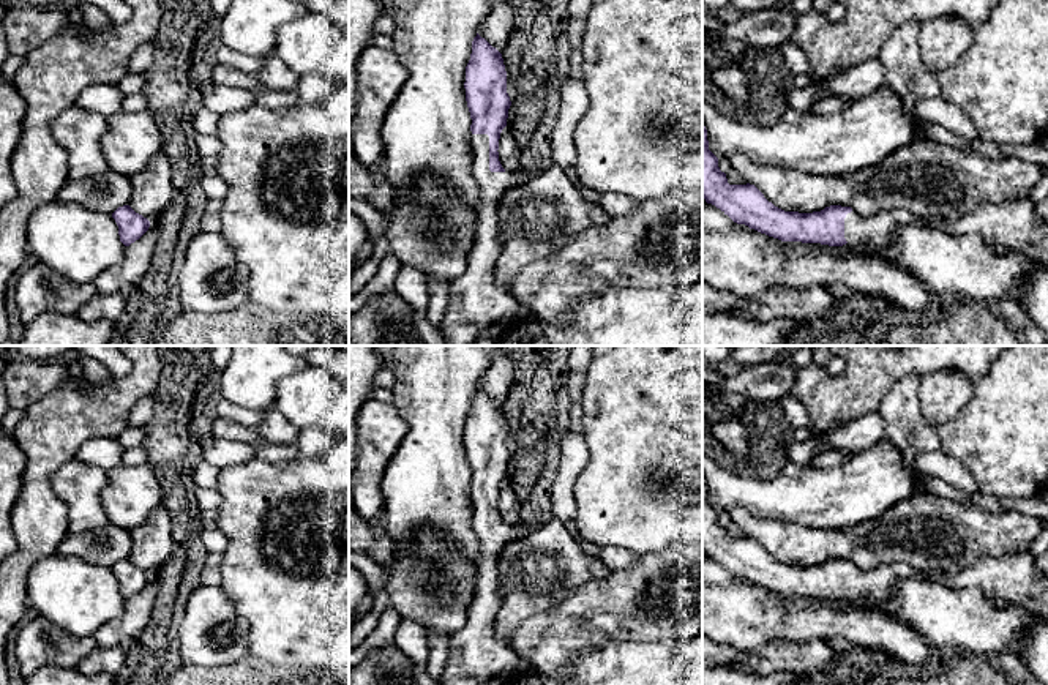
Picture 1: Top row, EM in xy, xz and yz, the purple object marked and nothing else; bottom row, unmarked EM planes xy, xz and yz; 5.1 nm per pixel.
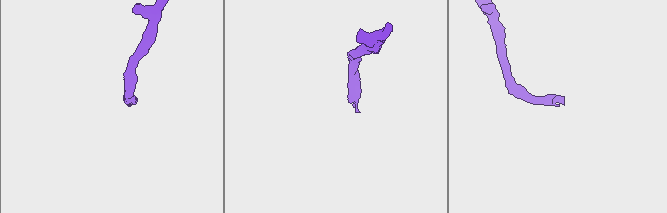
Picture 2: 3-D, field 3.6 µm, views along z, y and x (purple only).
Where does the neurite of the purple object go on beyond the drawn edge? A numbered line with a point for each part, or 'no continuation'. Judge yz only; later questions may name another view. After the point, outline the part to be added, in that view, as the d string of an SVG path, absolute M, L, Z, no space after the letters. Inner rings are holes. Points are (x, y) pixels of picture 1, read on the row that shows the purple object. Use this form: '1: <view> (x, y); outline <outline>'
1: yz (879, 229); outline M854 210L844 218L844 238L848 245L873 245L887 246L893 240L895 229L914 223L914 216L908 213L884 211L865 218Z

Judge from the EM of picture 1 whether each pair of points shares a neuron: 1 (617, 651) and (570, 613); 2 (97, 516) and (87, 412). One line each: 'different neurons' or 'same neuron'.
1: different neurons
2: different neurons

